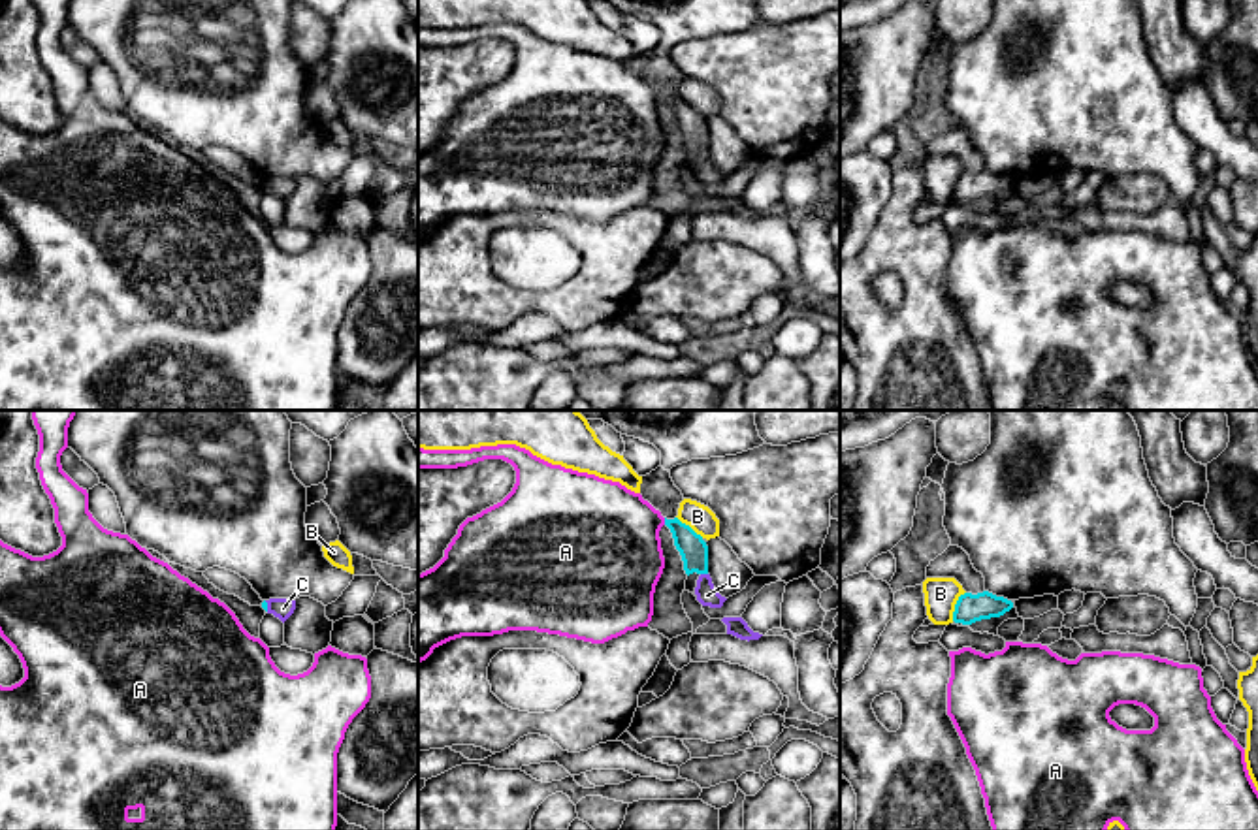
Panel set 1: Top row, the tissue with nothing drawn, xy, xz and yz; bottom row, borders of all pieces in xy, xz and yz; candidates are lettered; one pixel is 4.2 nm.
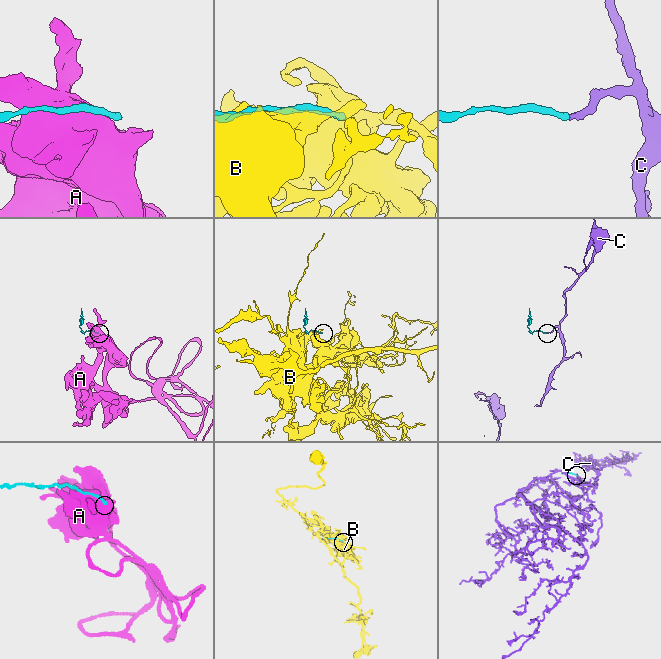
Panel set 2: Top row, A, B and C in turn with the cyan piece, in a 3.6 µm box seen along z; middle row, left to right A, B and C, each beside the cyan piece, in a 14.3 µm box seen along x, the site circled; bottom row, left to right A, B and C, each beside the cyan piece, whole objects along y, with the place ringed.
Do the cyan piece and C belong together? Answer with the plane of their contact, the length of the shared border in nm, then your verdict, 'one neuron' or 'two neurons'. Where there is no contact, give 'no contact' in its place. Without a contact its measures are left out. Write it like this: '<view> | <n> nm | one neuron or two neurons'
xz | 30 nm | one neuron

